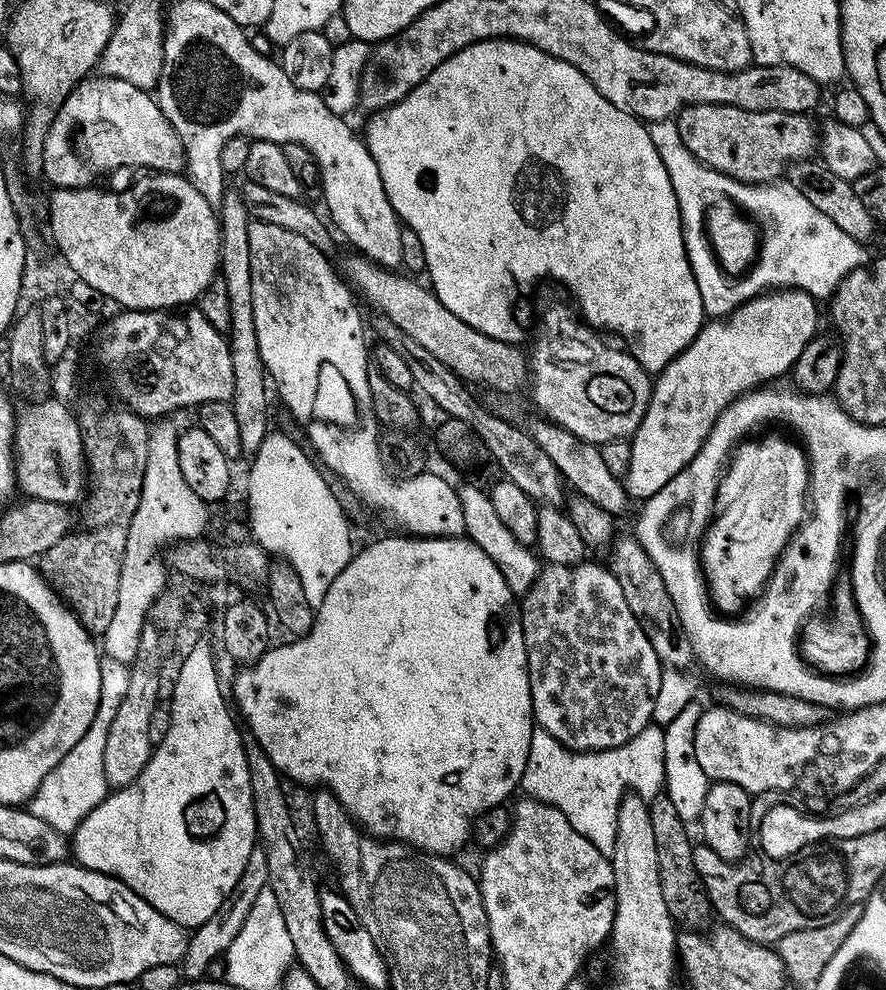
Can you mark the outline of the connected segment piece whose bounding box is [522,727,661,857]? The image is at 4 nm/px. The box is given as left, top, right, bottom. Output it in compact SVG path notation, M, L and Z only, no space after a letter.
M537 727L532 734L532 749L524 771L522 788L523 791L528 791L525 793L531 799L557 808L579 836L585 836L604 856L611 857L616 850L616 828L620 809L625 803L624 791L627 788L637 788L640 792L648 792L660 783L657 776L636 776L636 772L632 772L632 776L604 776L604 754L598 752L574 754L571 749L552 738L546 730Z

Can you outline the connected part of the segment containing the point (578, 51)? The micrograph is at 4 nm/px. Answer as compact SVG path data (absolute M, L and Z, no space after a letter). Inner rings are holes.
M597 7L592 12L556 12L556 22L540 22L540 49L548 52L551 56L557 56L559 60L564 60L570 66L574 66L584 75L584 77L593 84L599 92L610 101L614 106L618 106L622 111L628 112L635 116L641 122L653 122L661 120L671 120L682 109L687 108L689 104L721 104L722 106L734 106L750 111L796 111L796 112L812 112L820 104L821 85L814 84L810 77L802 74L796 68L787 66L753 66L744 68L741 72L712 72L709 68L699 68L693 64L683 64L680 60L675 60L669 56L663 56L657 52L648 52L644 48L639 48L633 44L627 36L621 34L609 21L606 19L603 12Z

